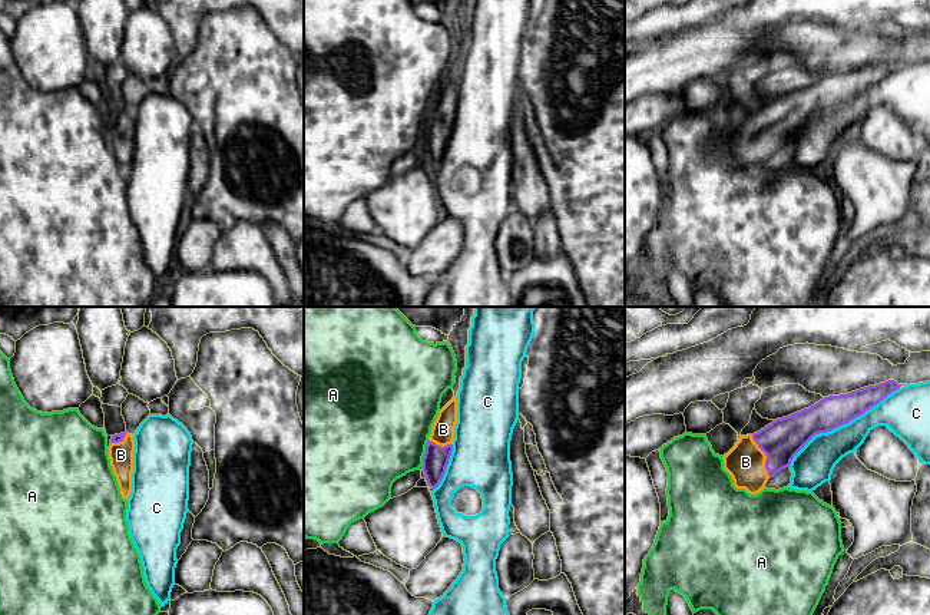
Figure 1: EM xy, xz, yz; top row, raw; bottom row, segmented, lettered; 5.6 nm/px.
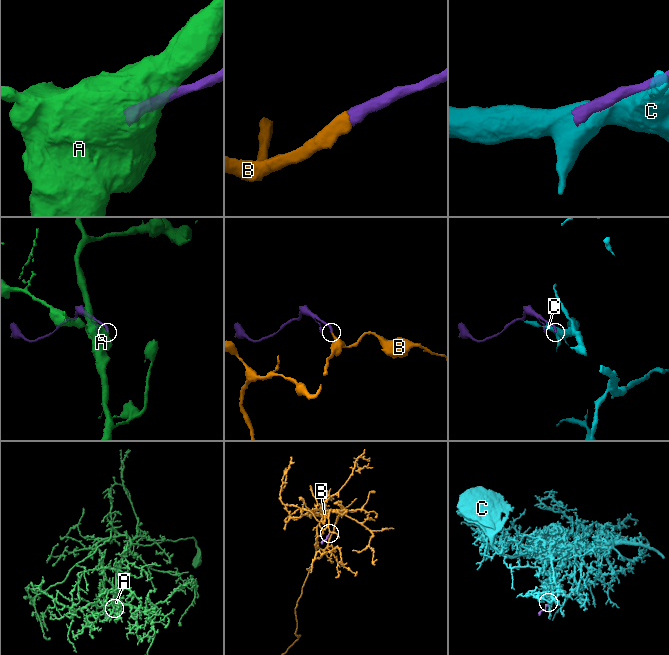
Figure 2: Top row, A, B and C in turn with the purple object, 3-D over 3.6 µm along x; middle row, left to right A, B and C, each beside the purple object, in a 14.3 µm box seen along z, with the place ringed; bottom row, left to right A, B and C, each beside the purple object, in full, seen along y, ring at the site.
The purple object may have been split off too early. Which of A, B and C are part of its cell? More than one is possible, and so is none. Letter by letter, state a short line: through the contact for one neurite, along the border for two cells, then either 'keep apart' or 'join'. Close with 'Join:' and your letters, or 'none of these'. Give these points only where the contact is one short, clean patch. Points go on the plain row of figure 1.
A: line xz (429, 119), (422, 144); keep apart
B: line yz (784, 116), (765, 134), (745, 141); join
C: keep apart
Join: B

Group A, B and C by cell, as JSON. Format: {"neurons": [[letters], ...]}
{"neurons": [["A"], ["B"], ["C"]]}

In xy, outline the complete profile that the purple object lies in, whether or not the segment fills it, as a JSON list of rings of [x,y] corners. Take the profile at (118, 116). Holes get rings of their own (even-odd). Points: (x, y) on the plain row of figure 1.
[[[125,110],[112,115],[109,125],[110,145],[116,155],[120,173],[126,179],[132,171],[133,130],[135,119],[132,113]]]

